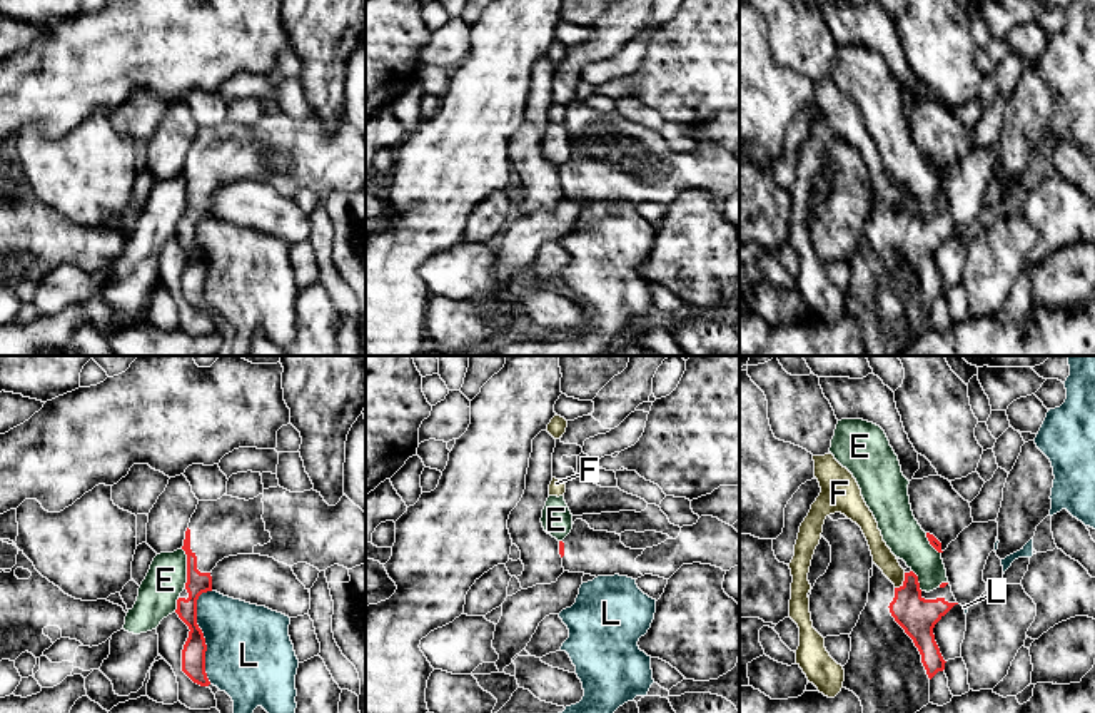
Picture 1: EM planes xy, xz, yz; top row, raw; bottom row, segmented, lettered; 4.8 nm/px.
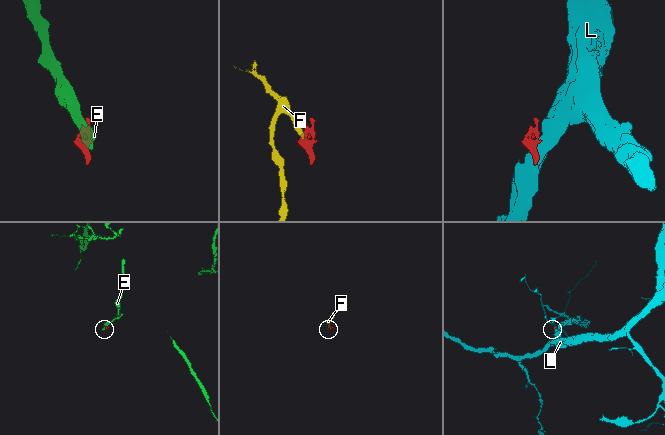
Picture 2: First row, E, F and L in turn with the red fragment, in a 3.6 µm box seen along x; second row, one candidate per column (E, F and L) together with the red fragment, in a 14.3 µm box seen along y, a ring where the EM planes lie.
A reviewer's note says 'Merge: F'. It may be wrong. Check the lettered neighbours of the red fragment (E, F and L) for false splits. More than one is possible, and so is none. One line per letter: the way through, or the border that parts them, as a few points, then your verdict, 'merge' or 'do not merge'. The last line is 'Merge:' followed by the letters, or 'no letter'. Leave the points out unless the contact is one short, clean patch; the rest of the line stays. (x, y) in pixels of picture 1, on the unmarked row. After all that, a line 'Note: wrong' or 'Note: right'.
E: border along xy (182, 174), (186, 181), (186, 212); do not merge
F: border along yz (905, 199), (905, 206), (895, 214); do not merge
L: do not merge
Merge: no letter
Note: wrong

